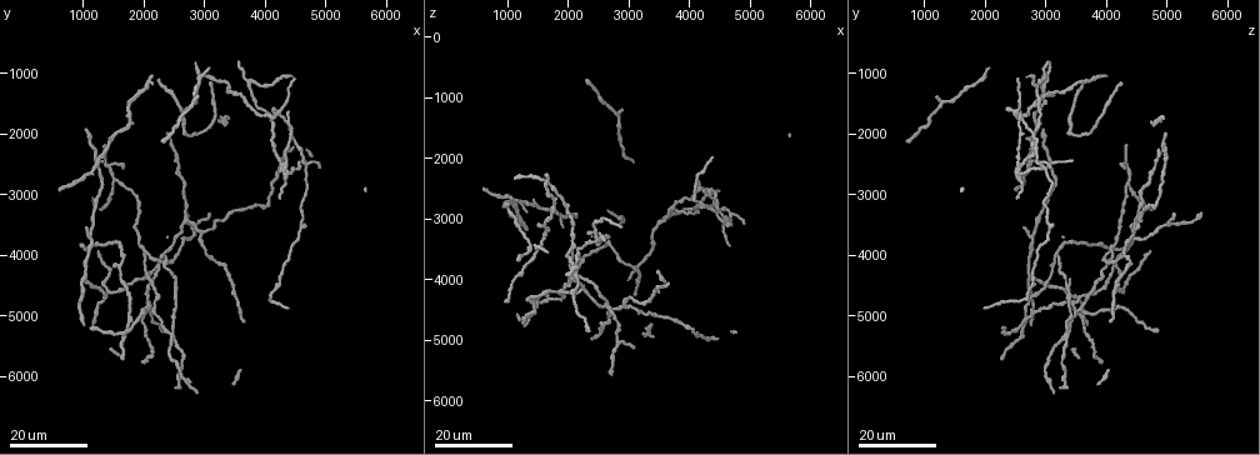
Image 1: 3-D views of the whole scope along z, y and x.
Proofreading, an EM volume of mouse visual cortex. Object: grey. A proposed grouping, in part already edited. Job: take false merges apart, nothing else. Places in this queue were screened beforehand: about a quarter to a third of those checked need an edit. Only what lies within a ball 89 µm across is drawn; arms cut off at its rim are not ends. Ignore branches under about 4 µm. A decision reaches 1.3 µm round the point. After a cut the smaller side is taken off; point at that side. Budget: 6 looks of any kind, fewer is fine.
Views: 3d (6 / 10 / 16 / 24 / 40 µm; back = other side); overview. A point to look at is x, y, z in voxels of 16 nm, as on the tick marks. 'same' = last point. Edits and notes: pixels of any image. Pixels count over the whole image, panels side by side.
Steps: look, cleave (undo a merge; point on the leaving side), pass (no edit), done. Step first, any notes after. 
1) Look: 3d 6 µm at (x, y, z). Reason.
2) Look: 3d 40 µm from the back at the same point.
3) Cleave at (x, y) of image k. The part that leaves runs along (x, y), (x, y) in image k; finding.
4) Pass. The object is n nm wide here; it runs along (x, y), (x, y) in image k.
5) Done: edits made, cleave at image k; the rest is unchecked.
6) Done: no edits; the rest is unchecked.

Look: 3d 16 µm at (1750, 5100, 2650). Three-way junction.

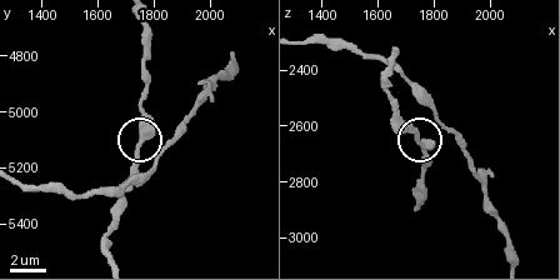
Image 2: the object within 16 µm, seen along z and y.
Look: 3d 6 µm at (1790, 5070, 2670).

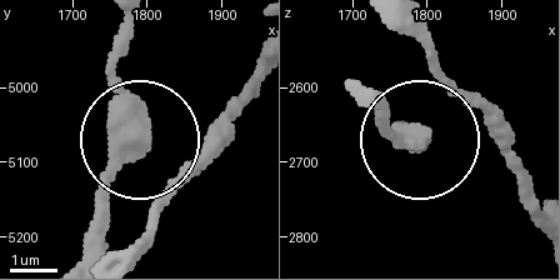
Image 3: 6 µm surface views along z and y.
Pass. One neuron here.

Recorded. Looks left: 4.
Look: 3d 16 µm at (2500, 5250, 3350). Four-way junction.

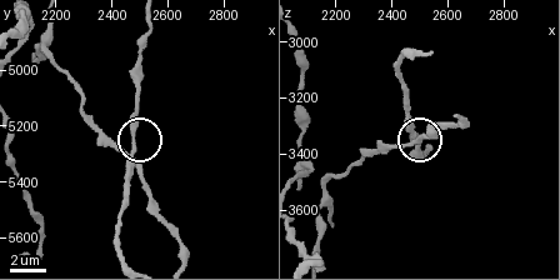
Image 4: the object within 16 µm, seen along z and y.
Look: 3d 10 µm at (2480, 5280, 3320).

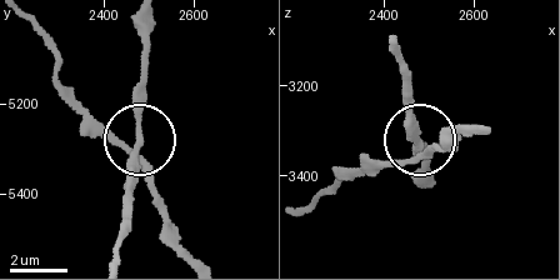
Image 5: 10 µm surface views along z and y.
Pass. The object is 200 nm wide here; it runs along (31, 25), (60, 83), (125, 146), (140, 144), (133, 209) in image 5; all the same neuron.

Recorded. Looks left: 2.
Look: 3d 16 µm at (2950, 3650, 4400). Three arms meet.

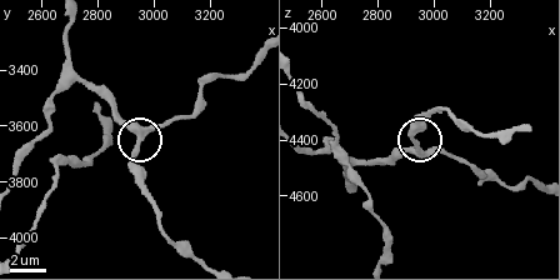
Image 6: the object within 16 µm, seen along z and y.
Look: 3d 10 µm at (2950, 3630, 4450).

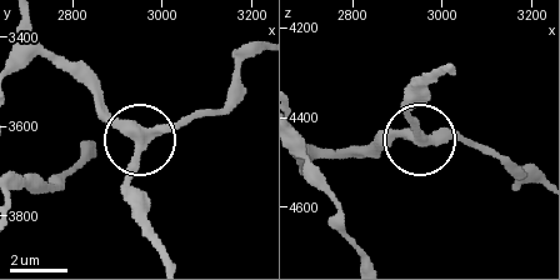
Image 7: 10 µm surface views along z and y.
Pass. It runs along (23, 64), (51, 56), (144, 140), (206, 114) in image 7; continuous, no second neuron.

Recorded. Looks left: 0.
Done: no edits; the rest is unchecked.

